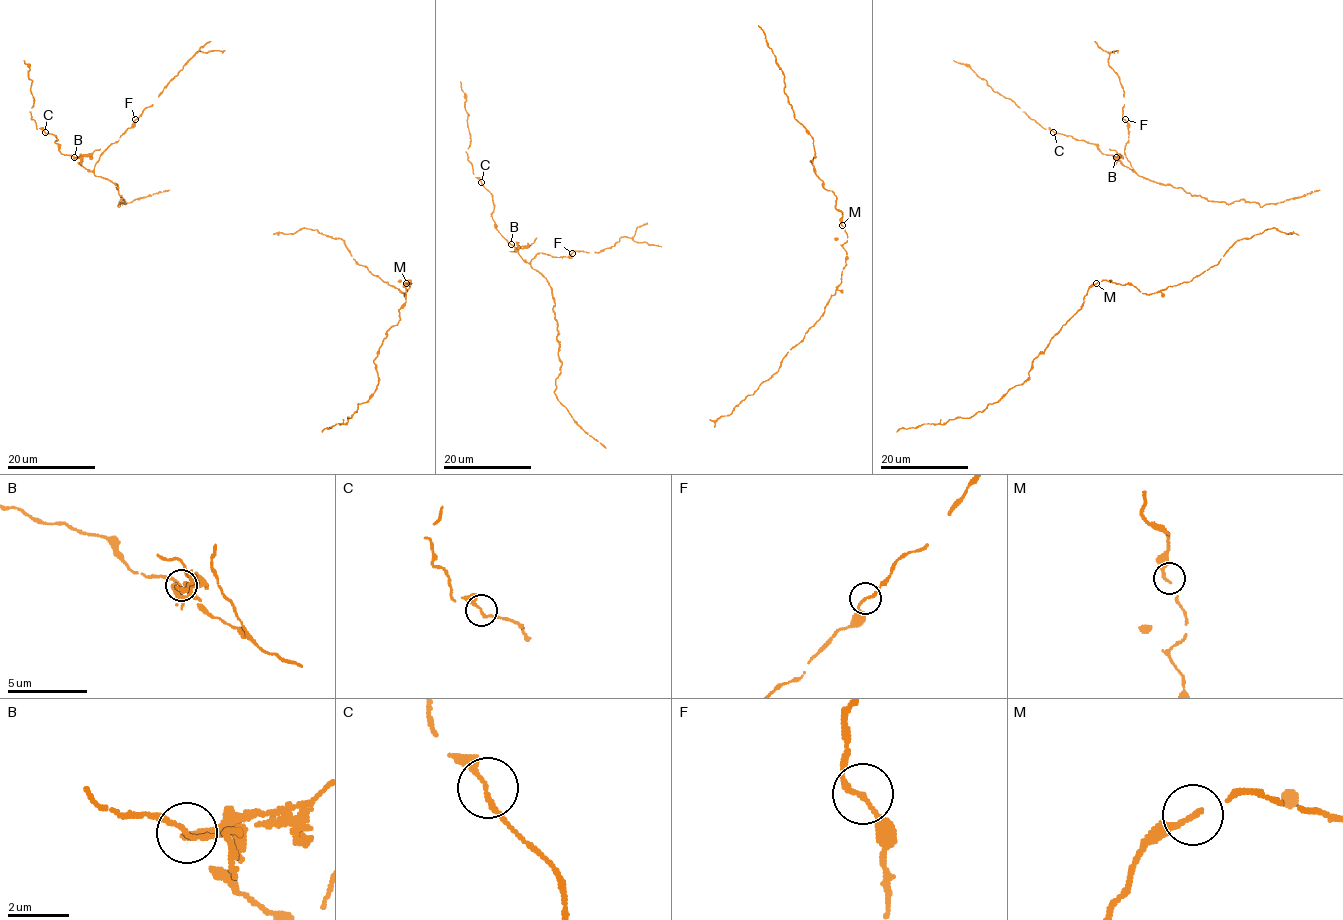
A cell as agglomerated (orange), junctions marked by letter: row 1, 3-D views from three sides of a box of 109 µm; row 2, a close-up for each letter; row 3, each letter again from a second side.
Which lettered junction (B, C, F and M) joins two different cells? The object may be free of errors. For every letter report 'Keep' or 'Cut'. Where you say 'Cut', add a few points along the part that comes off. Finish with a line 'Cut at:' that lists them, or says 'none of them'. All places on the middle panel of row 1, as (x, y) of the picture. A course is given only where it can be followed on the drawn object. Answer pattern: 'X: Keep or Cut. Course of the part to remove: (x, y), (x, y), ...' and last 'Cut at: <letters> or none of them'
B: Cut. Course of the part to remove: (511, 245), (530, 246), (536, 238)
C: Keep
F: Keep
M: Keep
Cut at: B

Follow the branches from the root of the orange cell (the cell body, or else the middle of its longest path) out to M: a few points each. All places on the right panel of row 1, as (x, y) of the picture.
M: (1292, 233), (1271, 228), (1238, 240), (1217, 264), (1189, 282), (1152, 294), (1128, 284), (1096, 283)

